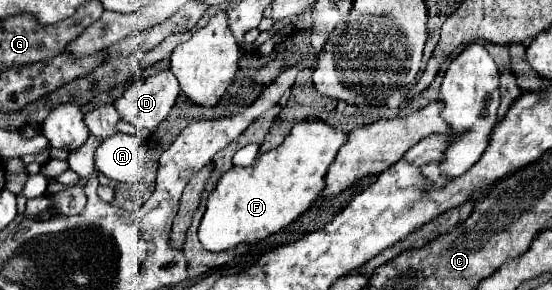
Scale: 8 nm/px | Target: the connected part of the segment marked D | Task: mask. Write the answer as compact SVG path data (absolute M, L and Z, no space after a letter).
M160 71L130 85L114 105L122 119L134 123L138 129L154 131L168 117L178 93L178 79L170 71Z

